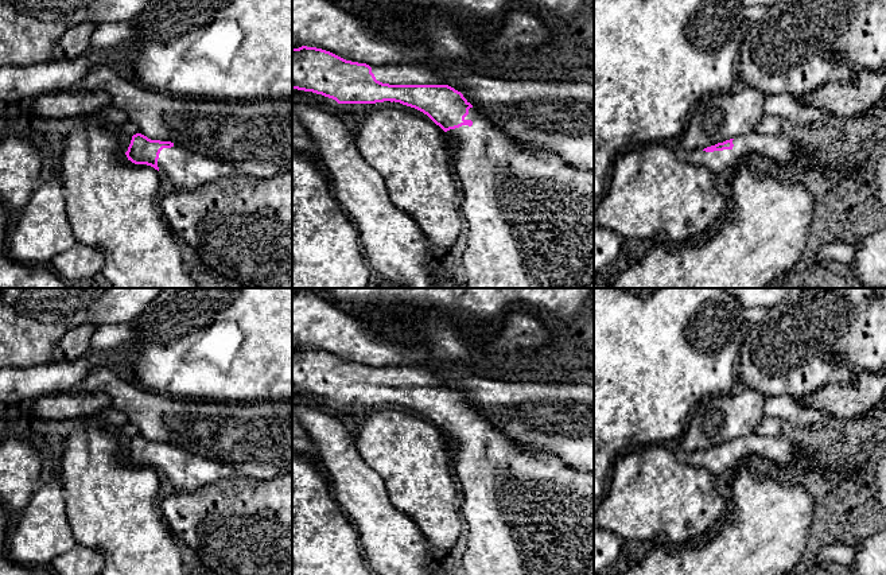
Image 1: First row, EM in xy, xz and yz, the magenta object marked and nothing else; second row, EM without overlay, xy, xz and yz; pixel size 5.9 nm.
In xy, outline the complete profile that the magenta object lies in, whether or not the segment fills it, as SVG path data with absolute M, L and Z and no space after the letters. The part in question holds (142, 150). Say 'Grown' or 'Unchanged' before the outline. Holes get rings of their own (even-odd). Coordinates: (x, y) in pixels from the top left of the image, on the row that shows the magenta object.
Grown. M141 133L132 136L125 155L135 164L147 164L163 171L176 190L194 190L237 174L226 162L198 155L171 141L151 140Z

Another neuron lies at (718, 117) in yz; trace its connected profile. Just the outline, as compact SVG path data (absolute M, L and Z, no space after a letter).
M746 85L737 93L704 96L693 106L681 145L687 152L704 149L753 132L763 116L768 96Z

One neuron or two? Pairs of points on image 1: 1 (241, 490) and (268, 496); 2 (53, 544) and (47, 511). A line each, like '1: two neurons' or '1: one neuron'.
1: one neuron
2: one neuron

